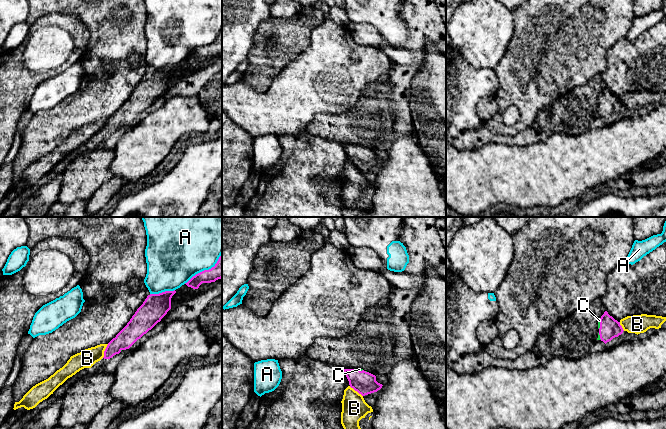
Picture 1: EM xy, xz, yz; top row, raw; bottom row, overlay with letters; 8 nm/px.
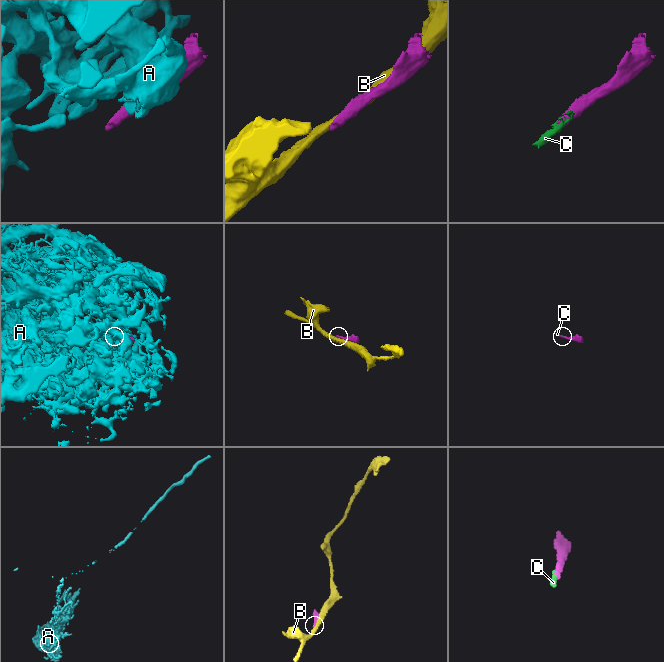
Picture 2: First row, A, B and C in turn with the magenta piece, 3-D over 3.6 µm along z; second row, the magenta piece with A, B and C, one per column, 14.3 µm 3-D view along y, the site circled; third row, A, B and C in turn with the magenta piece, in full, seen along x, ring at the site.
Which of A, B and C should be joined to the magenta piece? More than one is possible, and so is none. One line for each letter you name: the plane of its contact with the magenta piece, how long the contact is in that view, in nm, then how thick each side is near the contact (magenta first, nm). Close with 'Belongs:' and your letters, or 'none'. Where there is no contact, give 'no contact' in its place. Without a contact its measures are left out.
C: yz | 70 nm | 160/20 nm
Belongs: C

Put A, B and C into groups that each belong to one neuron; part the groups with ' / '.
A / B / C

